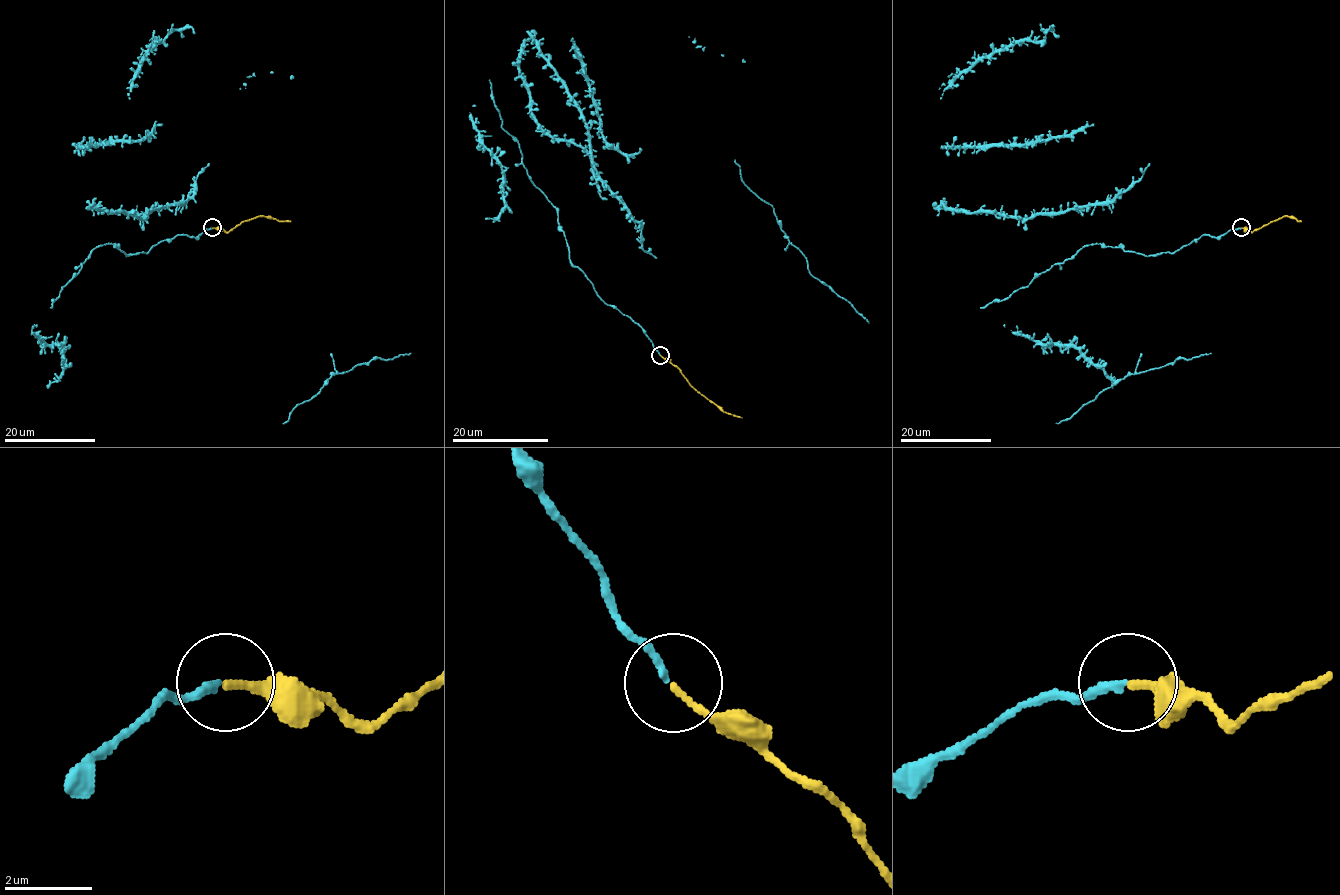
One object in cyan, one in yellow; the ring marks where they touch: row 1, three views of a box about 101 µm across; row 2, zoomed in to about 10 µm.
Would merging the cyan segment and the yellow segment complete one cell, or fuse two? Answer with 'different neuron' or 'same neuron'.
same neuron

